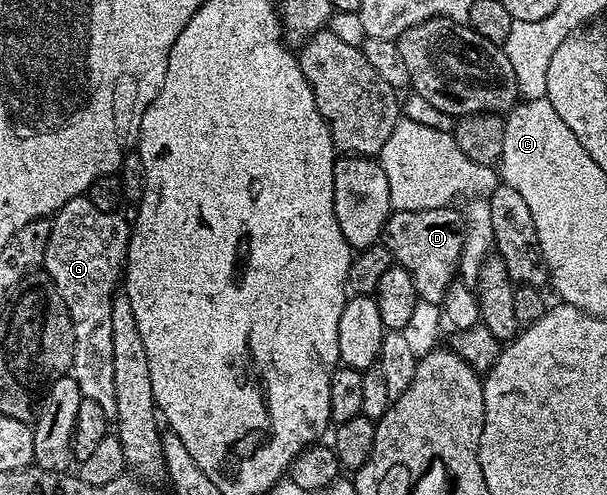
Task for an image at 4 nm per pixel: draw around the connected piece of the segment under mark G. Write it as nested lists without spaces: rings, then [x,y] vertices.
[[[86,195],[82,197],[74,197],[63,204],[61,208],[54,214],[51,221],[51,234],[49,235],[49,243],[45,247],[45,255],[43,256],[42,268],[53,279],[53,283],[57,287],[57,291],[61,291],[61,299],[65,299],[65,307],[69,311],[69,319],[73,323],[73,363],[71,364],[70,376],[75,378],[77,387],[83,392],[85,397],[93,399],[93,403],[97,403],[101,407],[101,411],[105,411],[109,415],[114,415],[117,411],[117,399],[113,395],[113,323],[109,320],[111,314],[111,301],[117,292],[117,286],[120,284],[121,274],[125,269],[127,259],[127,242],[129,240],[129,221],[122,217],[122,212],[116,211],[97,211],[97,207],[93,207],[93,203]]]

